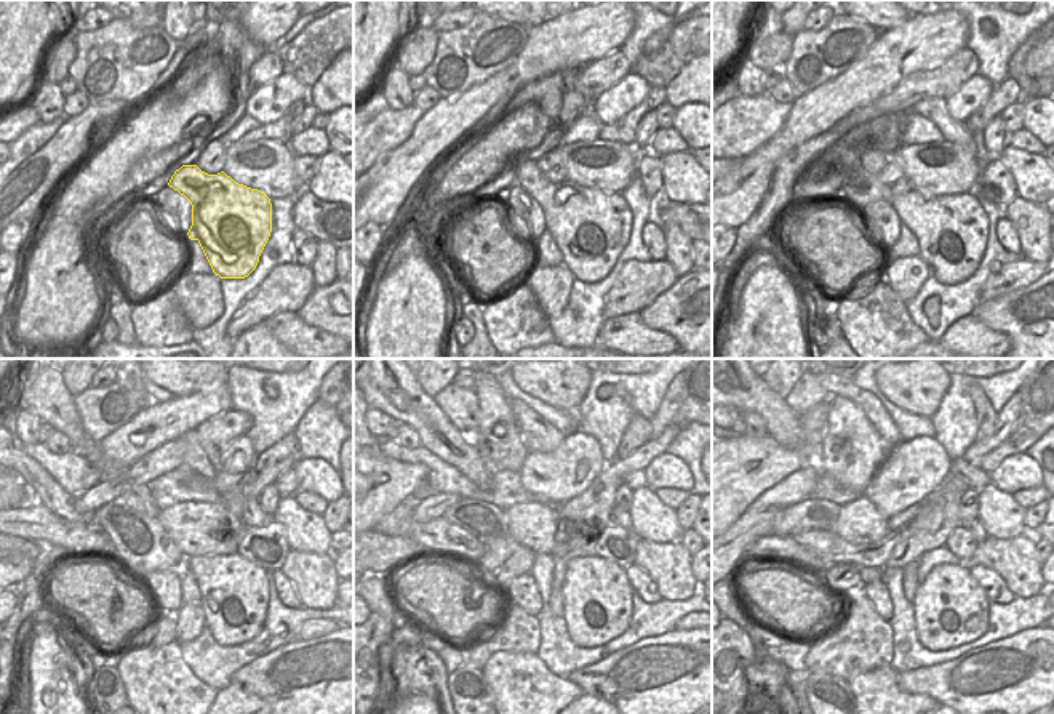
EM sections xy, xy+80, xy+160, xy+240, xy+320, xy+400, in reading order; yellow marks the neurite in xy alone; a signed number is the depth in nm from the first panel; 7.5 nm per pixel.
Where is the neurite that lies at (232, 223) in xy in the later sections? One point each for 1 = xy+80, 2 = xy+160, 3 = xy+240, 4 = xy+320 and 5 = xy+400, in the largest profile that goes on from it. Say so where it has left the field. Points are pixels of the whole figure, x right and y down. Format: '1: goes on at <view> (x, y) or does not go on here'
1: goes on at xy+80 (590, 228)
2: goes on at xy+160 (952, 231)
3: goes on at xy+240 (234, 593)
4: goes on at xy+320 (597, 597)
5: goes on at xy+400 (950, 609)

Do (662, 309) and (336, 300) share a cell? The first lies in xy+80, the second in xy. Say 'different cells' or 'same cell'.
same cell

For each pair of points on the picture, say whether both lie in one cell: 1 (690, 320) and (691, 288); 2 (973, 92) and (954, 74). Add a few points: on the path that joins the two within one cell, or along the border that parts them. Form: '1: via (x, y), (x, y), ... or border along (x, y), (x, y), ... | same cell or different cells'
1: via (691, 312), (691, 296) | same cell
2: border along (976, 72), (947, 100) | different cells

